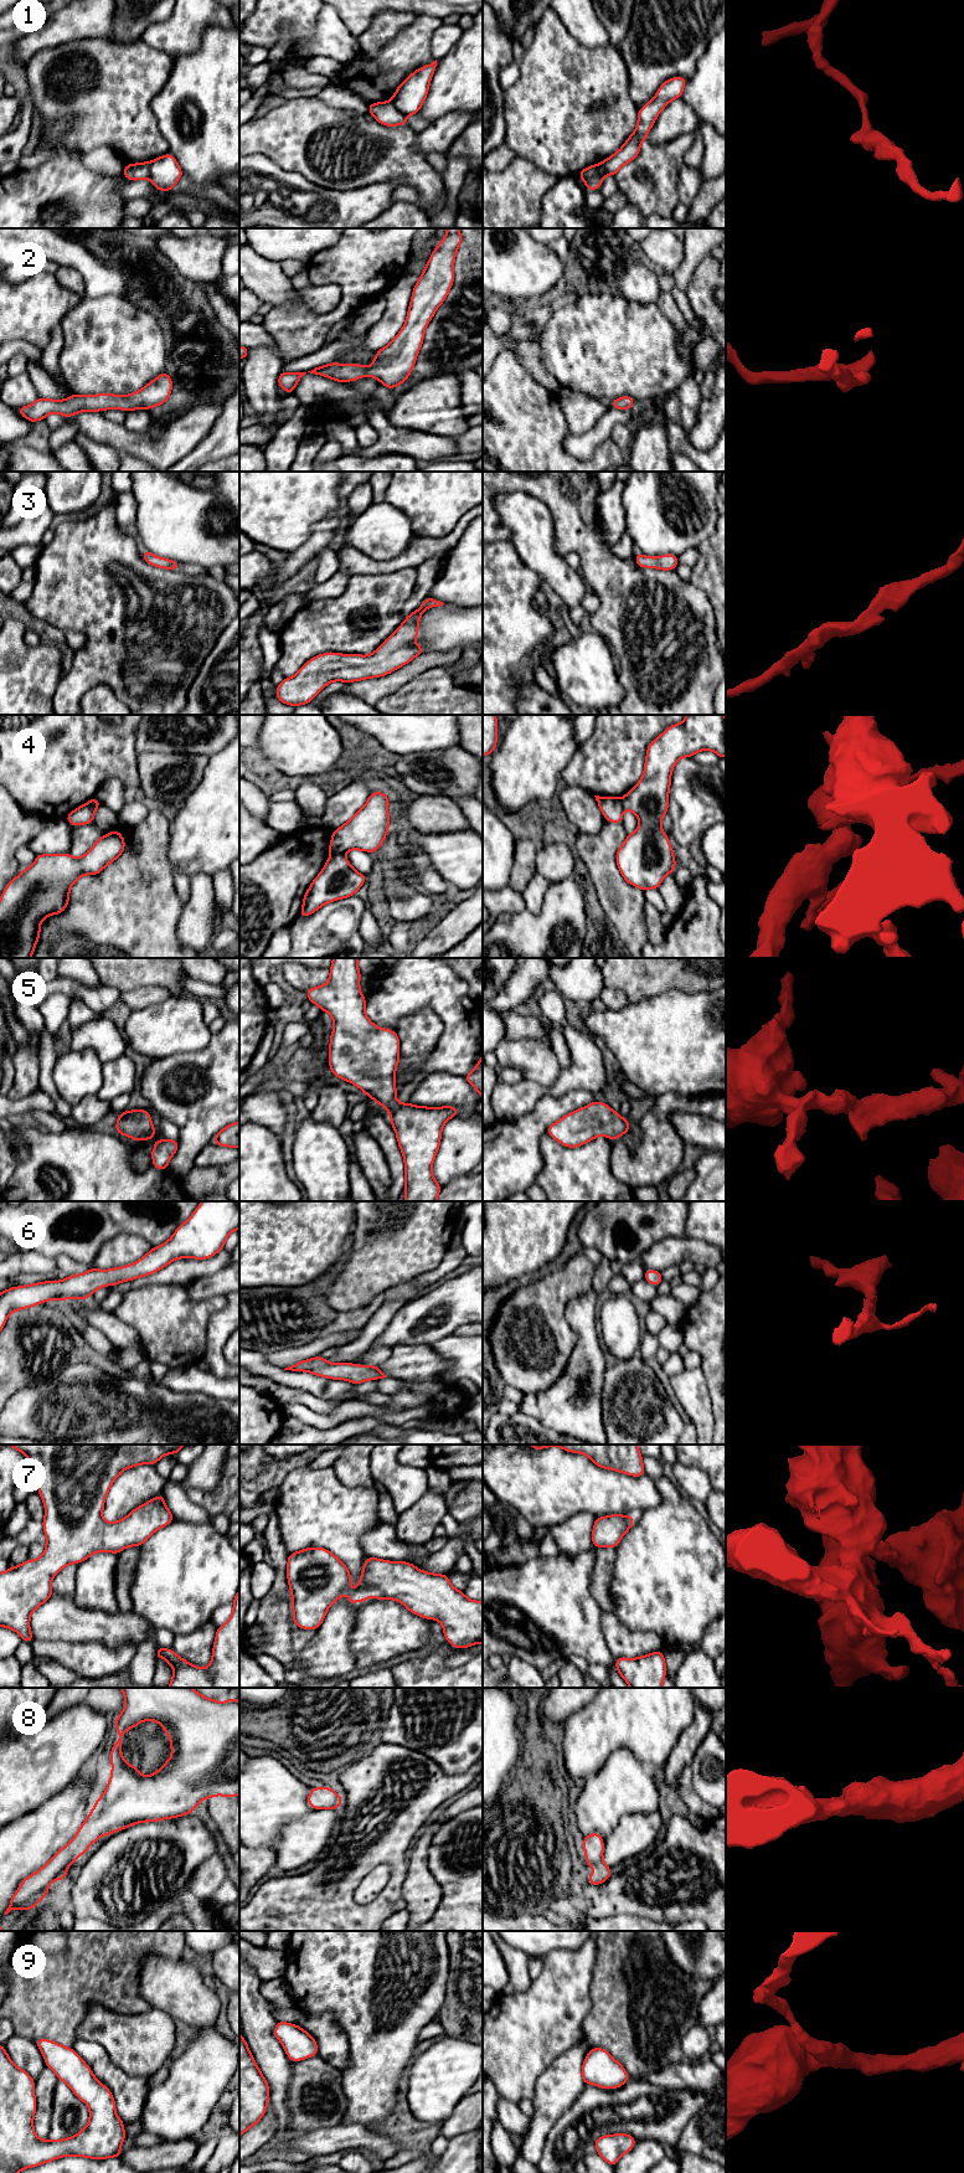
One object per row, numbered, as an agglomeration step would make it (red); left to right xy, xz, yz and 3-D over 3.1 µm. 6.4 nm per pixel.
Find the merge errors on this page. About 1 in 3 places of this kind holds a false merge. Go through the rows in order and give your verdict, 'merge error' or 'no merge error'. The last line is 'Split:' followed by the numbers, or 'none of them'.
1: merge error
2: no merge error
3: no merge error
4: merge error
5: no merge error
6: no merge error
7: no merge error
8: no merge error
9: no merge error
Split: 1, 4

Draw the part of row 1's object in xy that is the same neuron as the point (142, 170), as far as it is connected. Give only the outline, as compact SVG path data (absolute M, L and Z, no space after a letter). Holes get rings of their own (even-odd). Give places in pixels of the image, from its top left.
M151 161L128 164L123 170L123 175L130 181L149 179Z

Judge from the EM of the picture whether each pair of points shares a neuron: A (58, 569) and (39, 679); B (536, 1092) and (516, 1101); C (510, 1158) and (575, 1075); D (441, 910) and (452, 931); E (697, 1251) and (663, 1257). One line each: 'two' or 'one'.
A: two
B: one
C: two
D: two
E: one

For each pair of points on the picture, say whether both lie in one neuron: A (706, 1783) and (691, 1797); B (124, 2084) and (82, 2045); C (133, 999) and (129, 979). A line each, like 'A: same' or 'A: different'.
A: different
B: same
C: different

